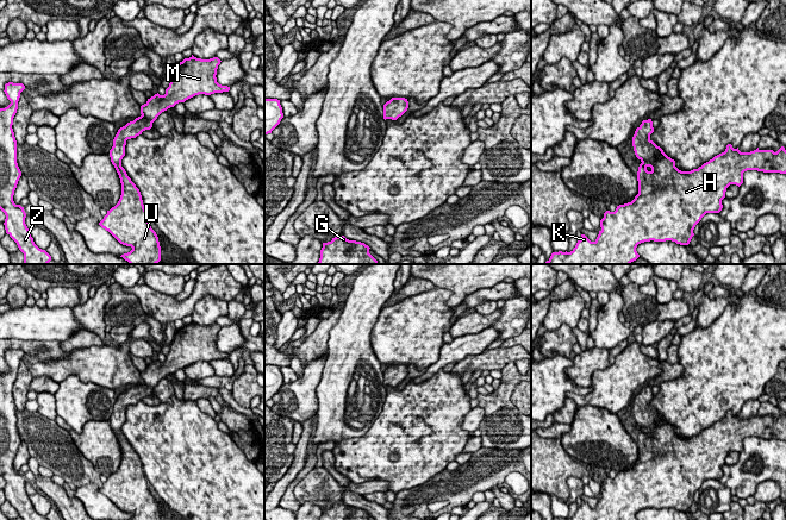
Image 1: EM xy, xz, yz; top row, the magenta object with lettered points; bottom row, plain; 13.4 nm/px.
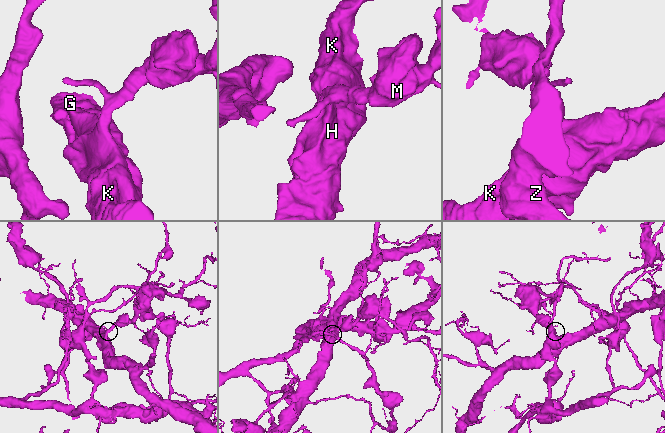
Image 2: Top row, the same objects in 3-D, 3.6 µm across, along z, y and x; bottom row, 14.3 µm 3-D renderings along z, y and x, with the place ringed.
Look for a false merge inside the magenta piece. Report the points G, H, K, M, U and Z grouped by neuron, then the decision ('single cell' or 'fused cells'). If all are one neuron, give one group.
groups G H K M U Z; single cell

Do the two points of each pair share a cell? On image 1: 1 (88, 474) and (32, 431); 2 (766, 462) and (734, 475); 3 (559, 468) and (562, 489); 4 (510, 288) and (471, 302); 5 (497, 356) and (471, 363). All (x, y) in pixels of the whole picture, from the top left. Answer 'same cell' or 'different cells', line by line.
1: same cell
2: same cell
3: same cell
4: same cell
5: same cell

